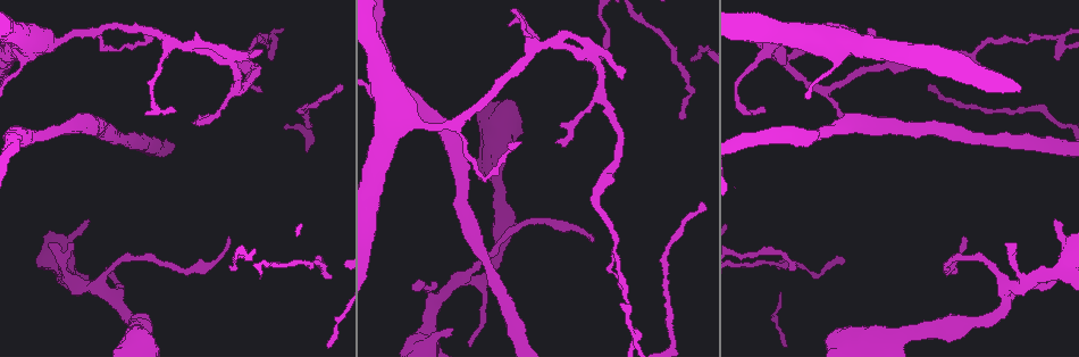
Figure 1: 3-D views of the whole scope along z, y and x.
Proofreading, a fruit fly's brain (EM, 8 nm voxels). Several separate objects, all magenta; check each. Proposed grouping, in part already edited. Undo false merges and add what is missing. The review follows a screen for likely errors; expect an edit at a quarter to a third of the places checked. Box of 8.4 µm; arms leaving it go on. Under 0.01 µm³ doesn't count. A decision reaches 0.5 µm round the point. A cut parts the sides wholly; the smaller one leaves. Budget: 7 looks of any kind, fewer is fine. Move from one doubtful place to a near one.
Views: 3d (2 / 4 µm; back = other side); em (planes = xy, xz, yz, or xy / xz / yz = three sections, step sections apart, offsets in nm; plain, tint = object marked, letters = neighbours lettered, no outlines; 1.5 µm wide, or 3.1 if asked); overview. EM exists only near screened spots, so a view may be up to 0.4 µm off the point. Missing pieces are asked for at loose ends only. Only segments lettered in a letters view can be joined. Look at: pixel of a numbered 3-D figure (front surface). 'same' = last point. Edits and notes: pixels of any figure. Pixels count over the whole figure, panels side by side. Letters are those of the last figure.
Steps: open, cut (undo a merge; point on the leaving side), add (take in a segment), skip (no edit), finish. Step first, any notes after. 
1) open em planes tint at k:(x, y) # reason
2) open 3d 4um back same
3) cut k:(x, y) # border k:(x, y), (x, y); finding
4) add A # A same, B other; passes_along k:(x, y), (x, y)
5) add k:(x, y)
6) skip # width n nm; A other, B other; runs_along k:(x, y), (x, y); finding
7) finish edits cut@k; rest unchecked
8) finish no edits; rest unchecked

open em xy step 4 letters at 1:(681, 117) # end of a long branch

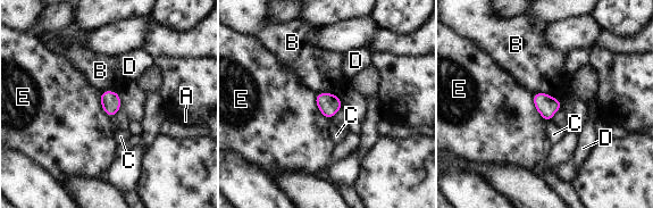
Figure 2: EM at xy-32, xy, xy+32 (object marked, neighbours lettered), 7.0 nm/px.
open em planes letters same

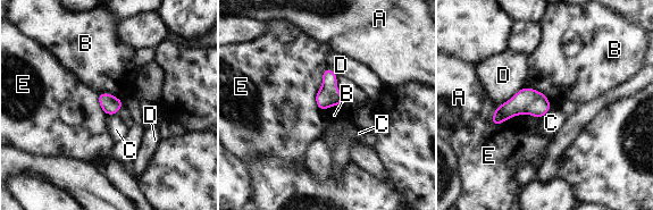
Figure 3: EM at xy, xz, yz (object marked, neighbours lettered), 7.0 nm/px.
skip # A other, B other, C other, D other, E other; border 3:(525, 85), (541, 91), (552, 106); no lettered segment goes on from it

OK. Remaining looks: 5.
open 3d 2um at 1:(593, 236) # long arm stops here

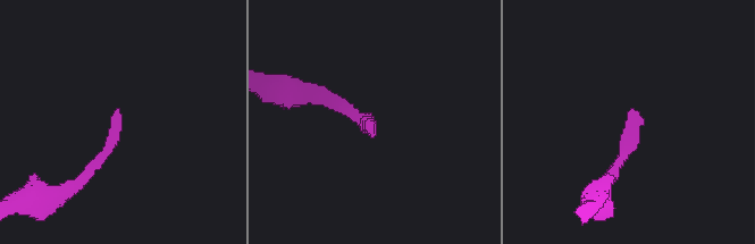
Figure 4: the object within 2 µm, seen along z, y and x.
open em yz step 8 letters at 4:(633, 109)

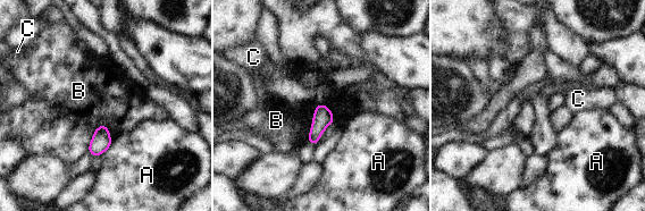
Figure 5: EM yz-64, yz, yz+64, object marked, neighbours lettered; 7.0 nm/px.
skip # A other, B other, C other; border 5:(323, 102), (317, 106); none of them fits

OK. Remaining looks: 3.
open em xz step 4 letters at 1:(435, 286) # thin end

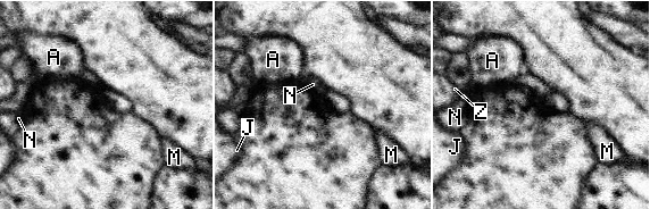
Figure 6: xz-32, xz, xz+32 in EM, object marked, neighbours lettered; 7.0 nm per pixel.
open em planes letters same # another direction

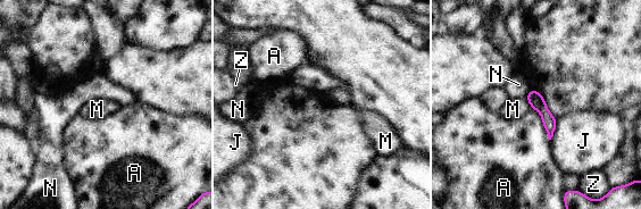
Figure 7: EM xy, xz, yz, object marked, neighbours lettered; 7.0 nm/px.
skip # width 110 nm; A other, J other, M other, N other, Z other; border 7:(525, 98), (531, 107); no lettered segment goes on from it

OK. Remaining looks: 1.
finish no edits; rest unchecked

